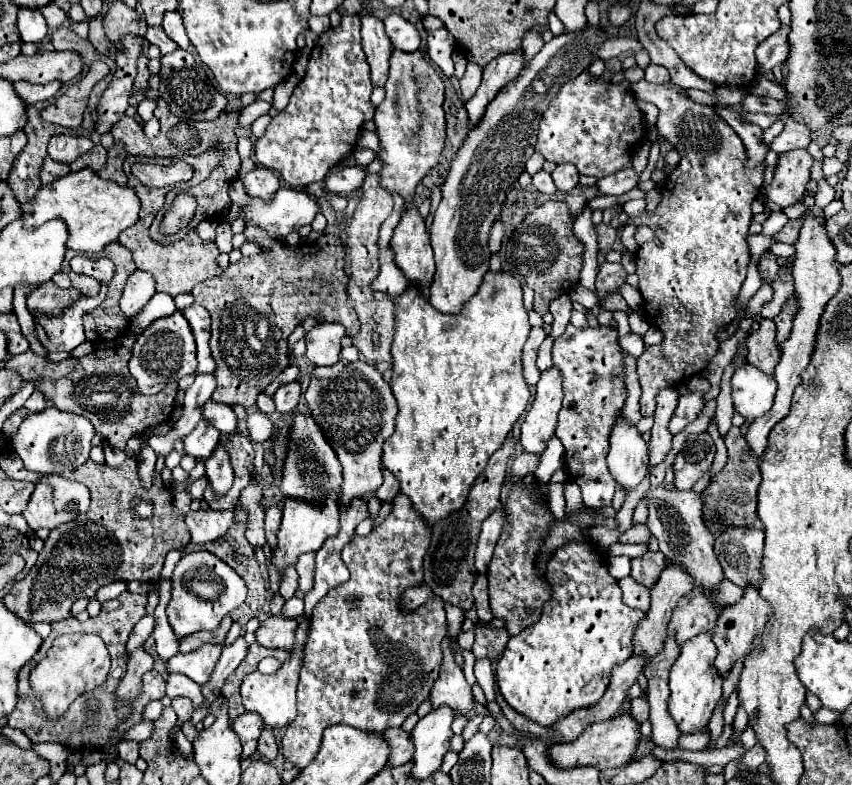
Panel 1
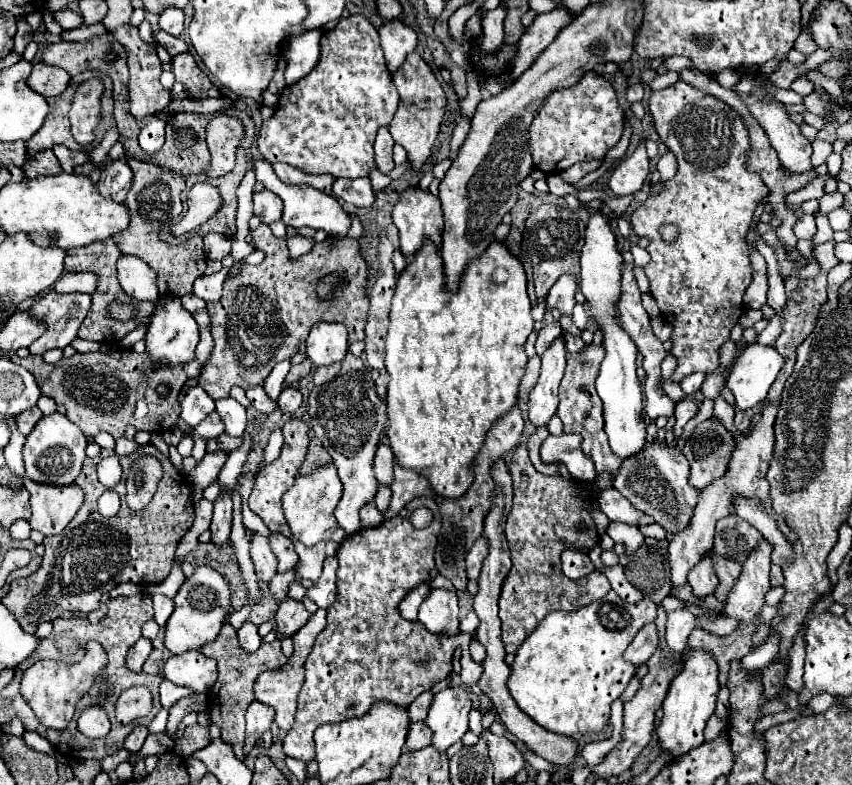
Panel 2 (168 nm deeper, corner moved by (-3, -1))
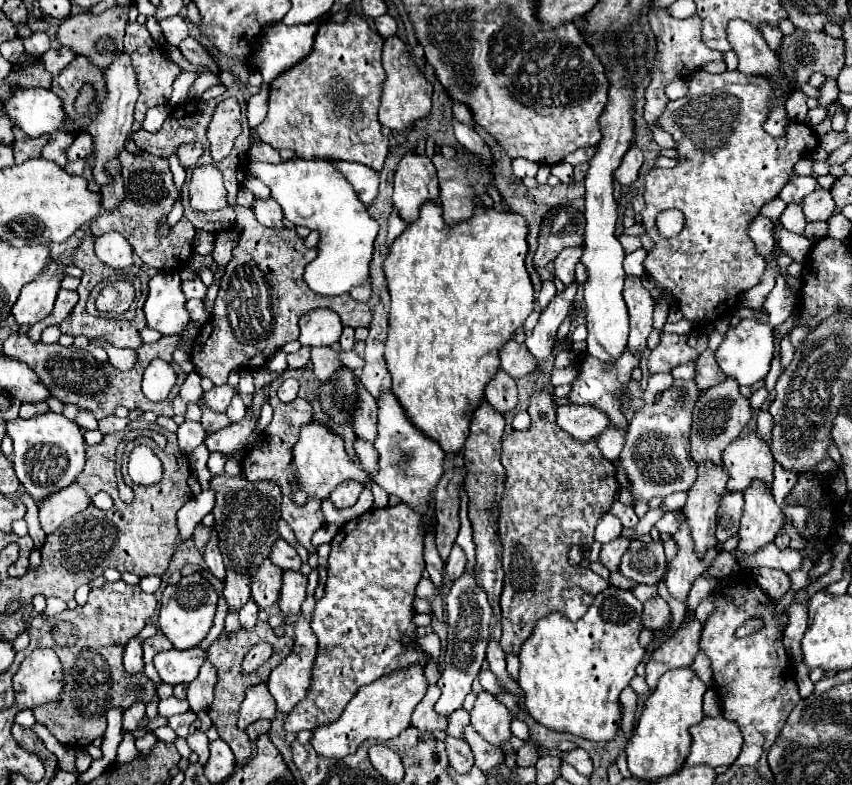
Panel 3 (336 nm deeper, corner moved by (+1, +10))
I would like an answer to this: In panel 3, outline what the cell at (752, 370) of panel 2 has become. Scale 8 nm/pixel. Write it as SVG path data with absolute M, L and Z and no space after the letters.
M752 318L740 320L736 326L730 326L726 330L726 338L716 350L716 362L722 368L726 376L732 376L738 380L740 386L752 386L754 382L762 380L768 370L770 362L774 358L774 338L772 338L772 326L760 324Z

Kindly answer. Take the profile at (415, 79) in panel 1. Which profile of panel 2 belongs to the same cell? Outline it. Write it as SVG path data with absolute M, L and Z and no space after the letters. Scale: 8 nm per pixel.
M420 55L406 57L402 67L392 75L392 81L400 93L400 103L388 129L392 139L406 149L412 169L420 171L422 165L428 161L434 141L438 137L438 129L444 117L444 107L446 107L446 95L440 81L434 77L432 69Z

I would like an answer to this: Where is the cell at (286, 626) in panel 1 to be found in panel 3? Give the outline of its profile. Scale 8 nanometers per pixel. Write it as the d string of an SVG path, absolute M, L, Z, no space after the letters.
M284 572L284 586L282 586L282 596L280 596L280 610L284 616L296 616L300 612L300 604L306 598L306 586L308 578L302 572Z

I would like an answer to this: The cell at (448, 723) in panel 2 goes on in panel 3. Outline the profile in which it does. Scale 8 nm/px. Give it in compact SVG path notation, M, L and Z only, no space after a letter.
M466 570L458 580L454 580L446 596L446 610L448 610L448 646L446 646L446 658L444 658L446 666L442 670L442 678L438 680L442 696L434 706L436 712L442 716L450 716L454 710L462 708L462 702L470 692L472 680L478 676L480 666L486 658L486 646L490 640L492 606L486 598L486 592L476 582L476 570Z

